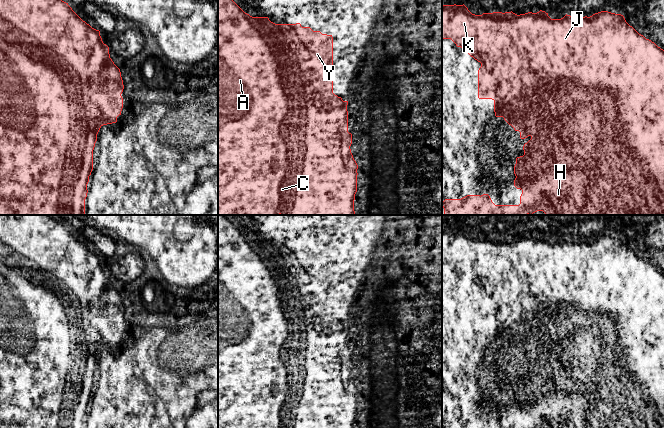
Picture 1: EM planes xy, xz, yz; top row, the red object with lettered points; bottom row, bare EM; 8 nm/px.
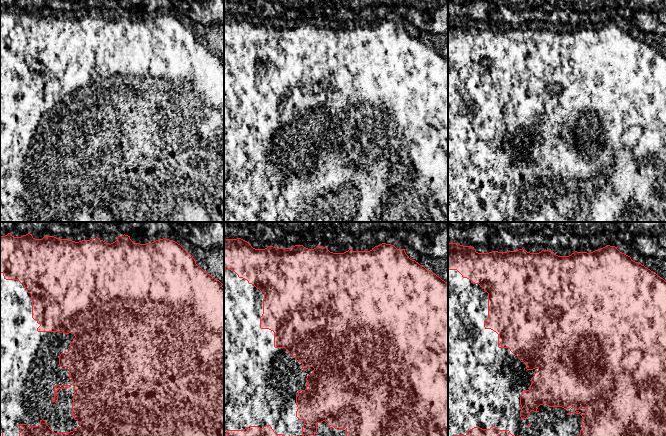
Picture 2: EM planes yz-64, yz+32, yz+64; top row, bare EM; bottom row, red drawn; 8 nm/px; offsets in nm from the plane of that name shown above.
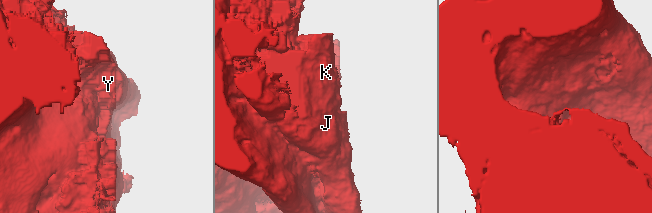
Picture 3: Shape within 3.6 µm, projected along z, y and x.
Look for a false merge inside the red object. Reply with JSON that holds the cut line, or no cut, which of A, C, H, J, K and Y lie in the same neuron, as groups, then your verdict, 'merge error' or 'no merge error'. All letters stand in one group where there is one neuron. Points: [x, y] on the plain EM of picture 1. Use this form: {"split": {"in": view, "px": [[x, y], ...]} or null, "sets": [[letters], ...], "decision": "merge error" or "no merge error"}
{"split": {"in": "yz", "px": [[517, 239], [663, 352]]}, "sets": [["A", "C", "H", "K", "Y"], ["J"]], "decision": "merge error"}

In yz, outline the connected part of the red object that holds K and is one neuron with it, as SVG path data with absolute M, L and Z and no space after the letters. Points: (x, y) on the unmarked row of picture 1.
M442 228L442 263L451 263L457 271L461 271L481 287L478 294L478 322L479 323L492 323L494 325L494 336L496 341L503 341L504 344L511 349L515 355L520 356L520 362L525 363L534 354L534 340L530 336L530 319L541 318L546 322L545 336L546 344L545 349L531 361L531 363L524 368L524 379L516 382L514 390L514 410L522 414L520 420L520 428L664 428L664 352L657 345L653 345L651 349L646 350L646 356L639 359L635 358L632 351L616 352L608 341L605 333L597 327L591 325L591 313L584 312L582 308L575 307L574 286L578 286L578 292L583 297L588 296L594 292L594 286L591 283L591 278L586 274L586 270L577 281L574 280L575 270L563 269L562 270L562 284L566 286L565 303L561 305L559 311L547 311L547 301L550 297L547 295L547 289L544 284L546 278L545 269L531 269L530 262L526 260L526 254L522 252L518 245L518 239L511 236L493 236L483 237L482 239L472 238L468 232L463 229L443 229Z

